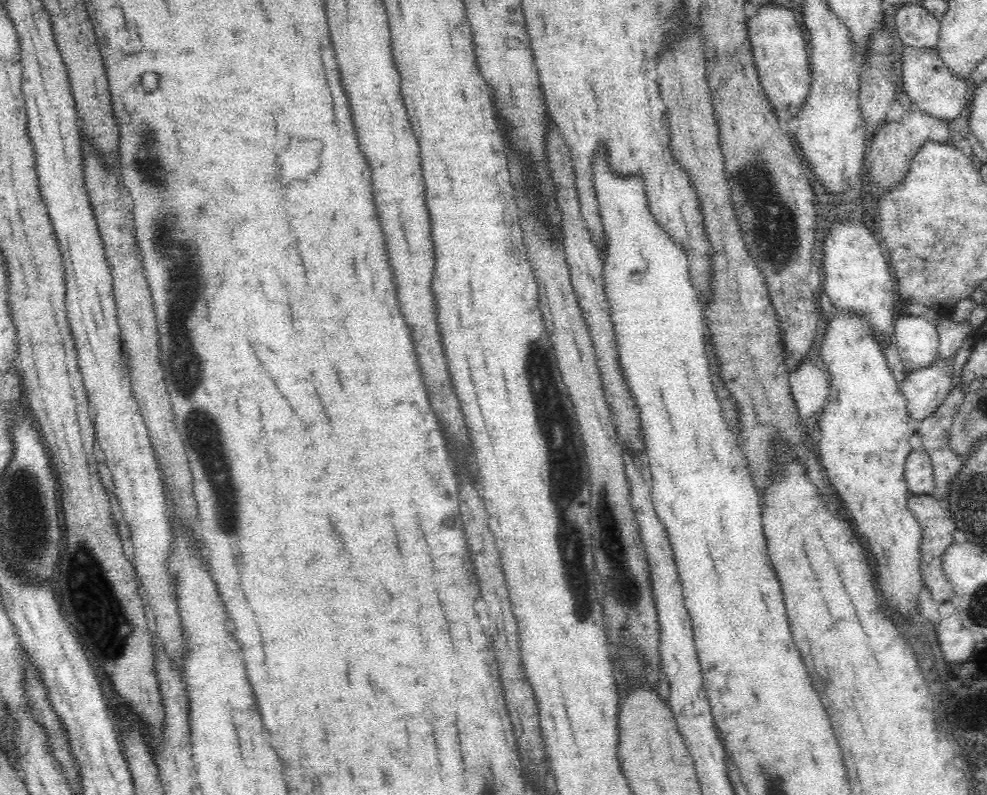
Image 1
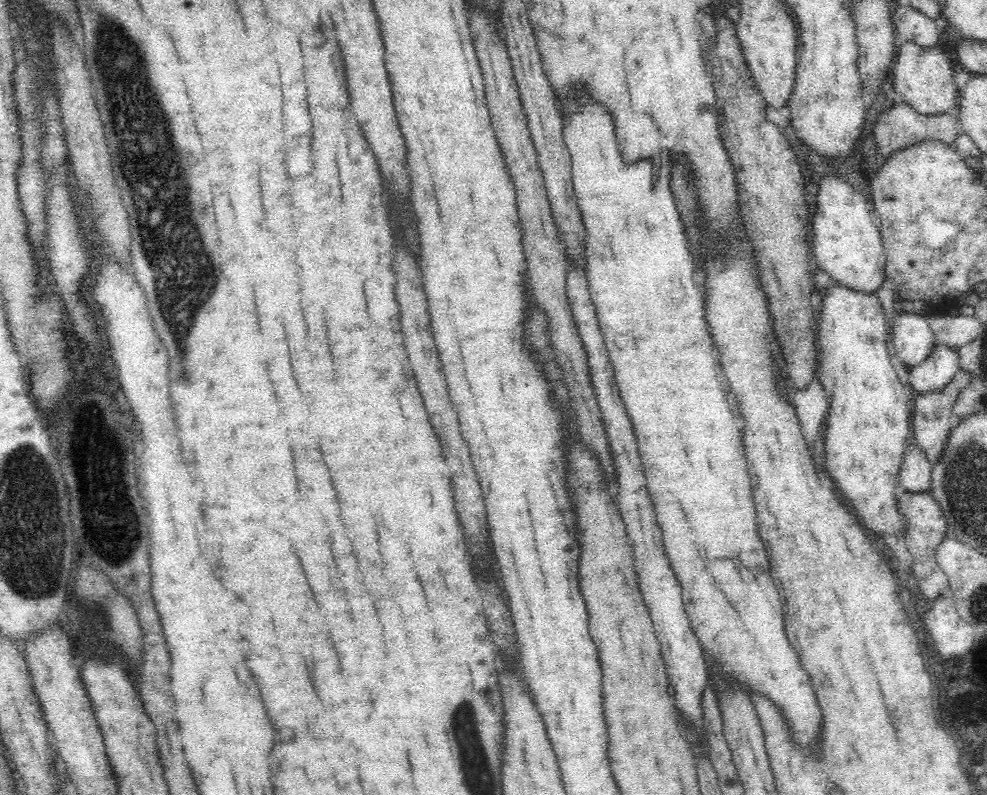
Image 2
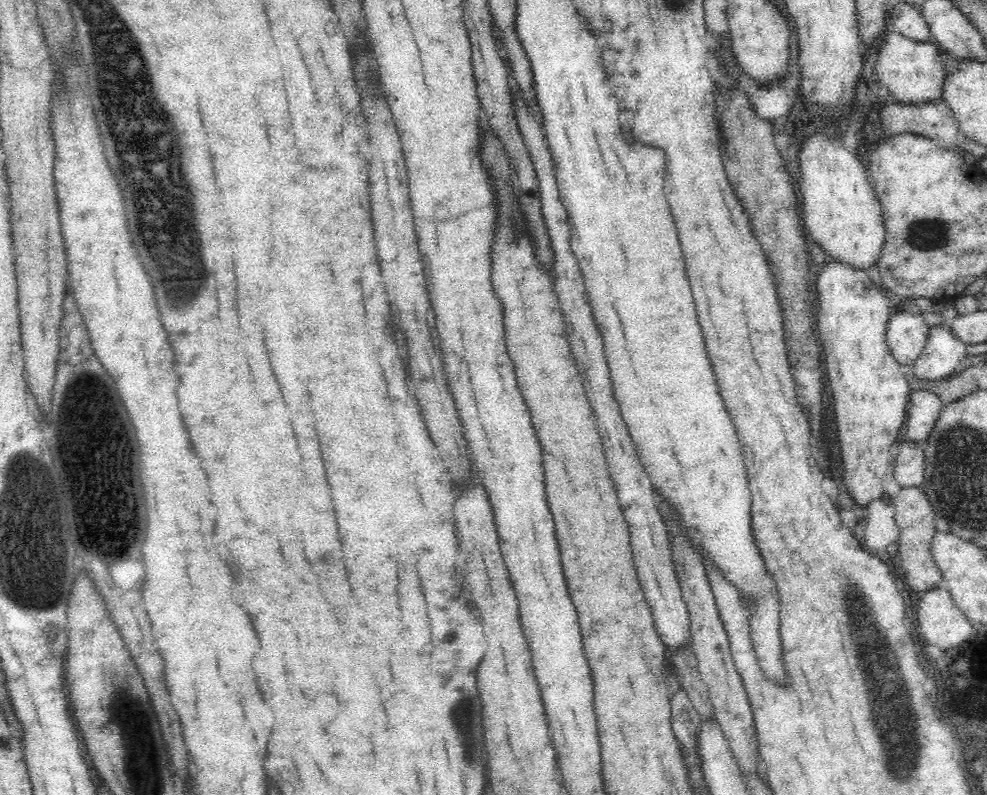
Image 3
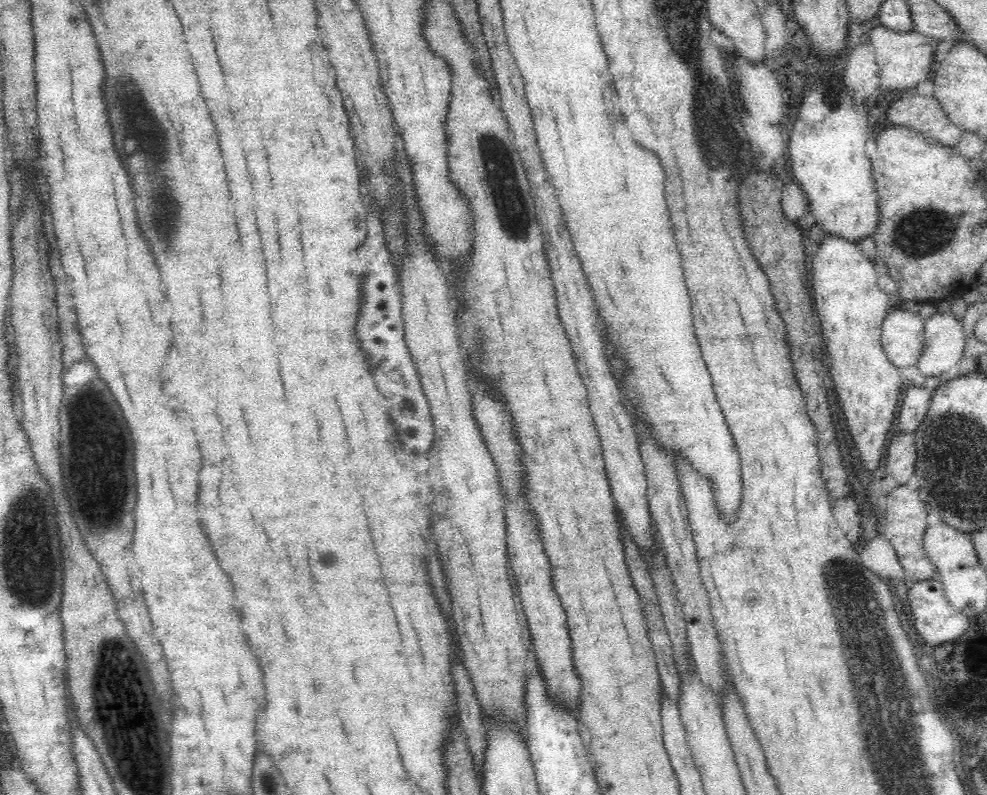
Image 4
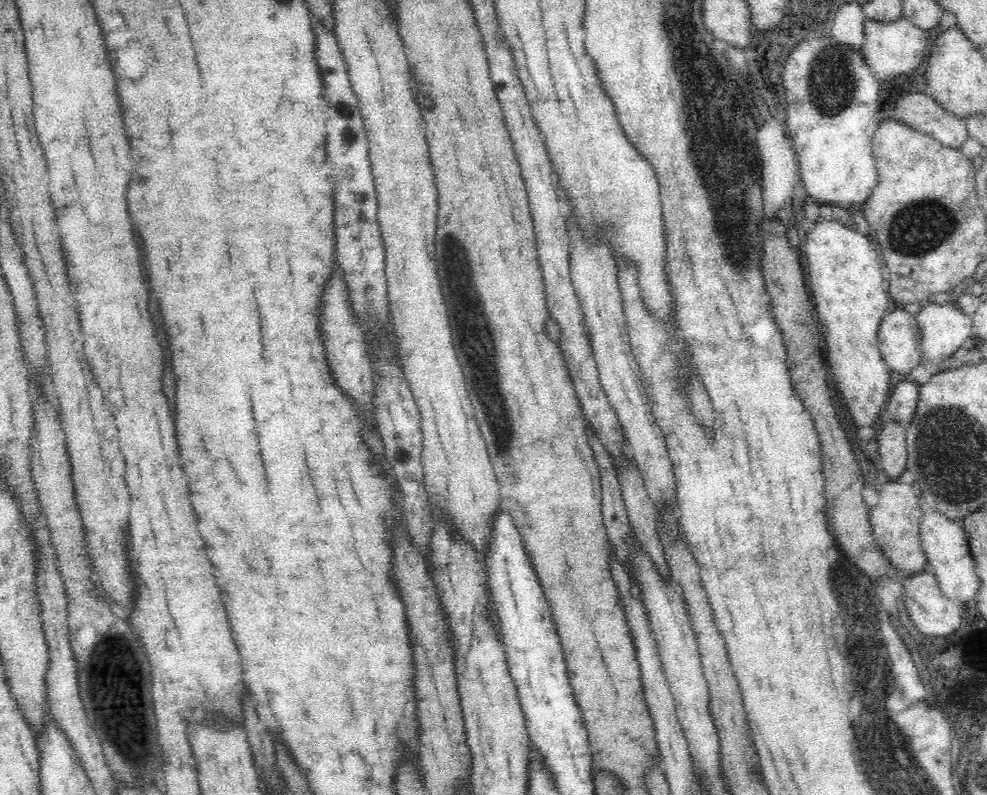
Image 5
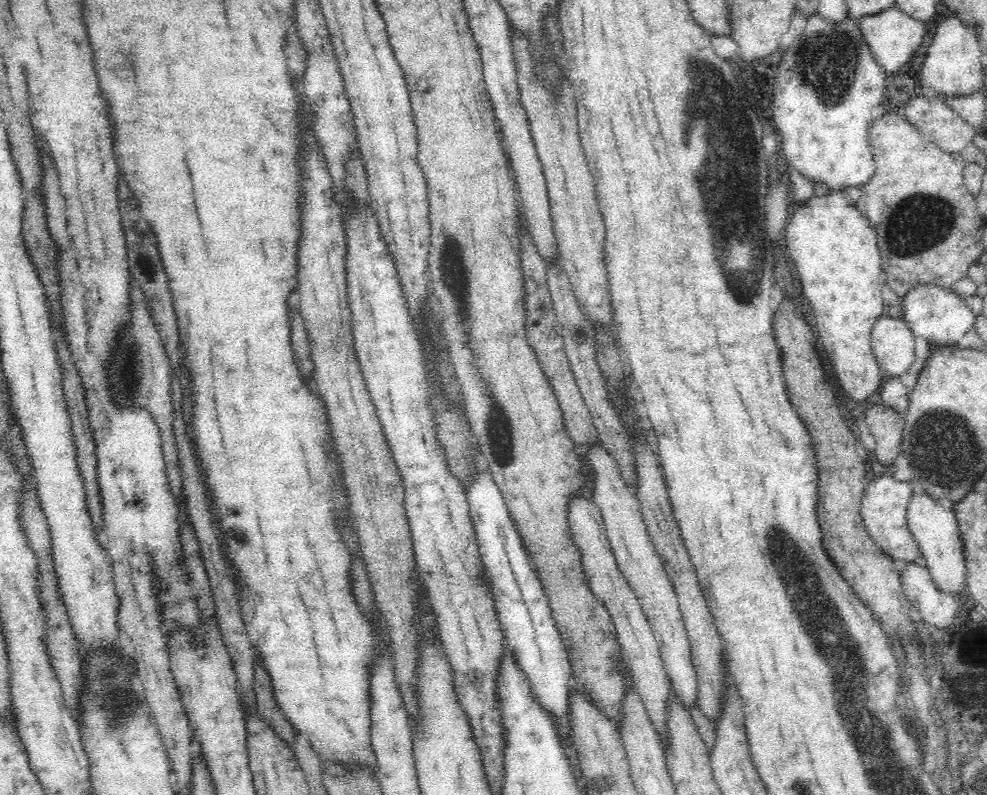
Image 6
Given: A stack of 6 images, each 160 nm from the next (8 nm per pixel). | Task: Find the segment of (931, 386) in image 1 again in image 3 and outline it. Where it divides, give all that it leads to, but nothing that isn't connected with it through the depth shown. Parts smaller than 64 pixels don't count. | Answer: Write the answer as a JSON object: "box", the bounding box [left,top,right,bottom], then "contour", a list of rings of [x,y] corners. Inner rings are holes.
{"box":[913,323,967,381],"contour":[[[947,323],[929,328],[928,340],[913,366],[913,374],[925,381],[943,381],[954,372],[967,353],[964,344]]]}

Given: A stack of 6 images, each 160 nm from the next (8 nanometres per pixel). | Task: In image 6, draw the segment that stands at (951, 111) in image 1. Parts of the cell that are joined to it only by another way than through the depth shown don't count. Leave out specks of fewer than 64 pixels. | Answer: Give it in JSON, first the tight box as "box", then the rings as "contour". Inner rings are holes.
{"box":[856,4,926,72],"contour":[[[892,4],[878,14],[868,14],[856,20],[863,37],[871,48],[872,55],[880,66],[888,72],[896,72],[902,64],[908,62],[911,54],[915,53],[922,44],[926,28],[922,20],[916,20],[906,14],[898,5]]]}

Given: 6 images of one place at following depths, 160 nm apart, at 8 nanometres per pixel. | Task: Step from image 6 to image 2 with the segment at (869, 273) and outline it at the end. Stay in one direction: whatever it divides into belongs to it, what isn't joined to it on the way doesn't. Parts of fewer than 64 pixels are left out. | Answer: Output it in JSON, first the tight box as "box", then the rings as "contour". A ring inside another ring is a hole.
{"box":[817,280,912,538],"contour":[[[832,280],[832,284],[829,288],[822,291],[822,308],[820,314],[820,324],[818,324],[817,329],[817,340],[818,340],[818,361],[820,369],[819,373],[826,374],[832,378],[834,382],[834,390],[832,390],[832,397],[829,399],[829,411],[828,411],[828,428],[826,428],[825,435],[825,453],[824,458],[826,458],[825,467],[829,472],[833,480],[834,486],[840,488],[842,492],[842,498],[847,504],[847,507],[853,511],[858,520],[861,521],[862,525],[866,530],[872,533],[876,533],[879,537],[880,535],[894,535],[898,538],[902,538],[902,534],[906,531],[906,521],[900,513],[900,507],[898,506],[898,496],[894,494],[894,488],[898,483],[898,476],[900,472],[900,466],[902,464],[903,456],[905,453],[906,445],[905,440],[908,438],[908,426],[911,426],[910,413],[912,401],[908,398],[908,388],[905,388],[896,375],[895,368],[892,366],[891,357],[888,355],[888,346],[886,345],[886,339],[888,338],[887,330],[887,314],[885,314],[884,307],[882,303],[876,297],[876,294],[864,293],[862,291],[854,291],[854,289],[848,289],[838,281]]]}

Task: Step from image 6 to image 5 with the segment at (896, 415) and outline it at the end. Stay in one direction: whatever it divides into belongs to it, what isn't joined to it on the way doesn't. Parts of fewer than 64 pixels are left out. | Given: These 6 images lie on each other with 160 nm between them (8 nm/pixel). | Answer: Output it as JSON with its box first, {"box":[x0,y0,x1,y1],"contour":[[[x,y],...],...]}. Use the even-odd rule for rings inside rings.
{"box":[875,419,907,480],"contour":[[[894,419],[883,420],[875,436],[878,459],[886,479],[895,480],[907,470],[907,444],[905,426]]]}

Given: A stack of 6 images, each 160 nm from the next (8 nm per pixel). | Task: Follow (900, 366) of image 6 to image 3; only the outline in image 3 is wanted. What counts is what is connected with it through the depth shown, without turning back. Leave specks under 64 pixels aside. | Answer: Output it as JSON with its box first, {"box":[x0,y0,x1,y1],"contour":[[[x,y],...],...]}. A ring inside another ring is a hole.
{"box":[886,310,929,366],"contour":[[[897,310],[887,323],[886,345],[898,364],[912,366],[924,350],[929,332],[922,316]]]}

